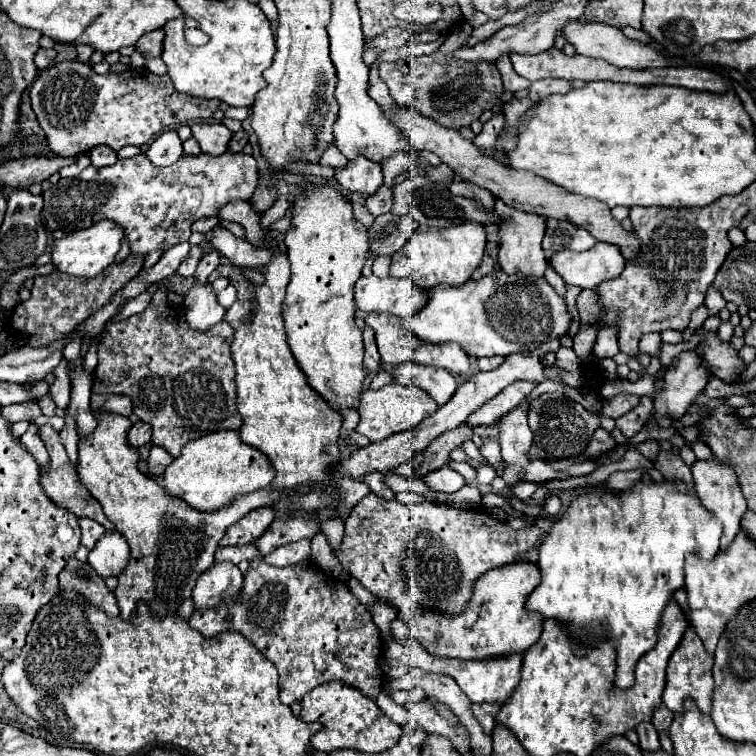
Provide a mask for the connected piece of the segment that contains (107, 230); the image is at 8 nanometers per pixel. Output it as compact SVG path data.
M97 221L89 229L75 231L71 235L65 235L63 239L57 239L51 249L51 255L53 255L51 263L63 273L69 273L73 277L91 279L91 277L99 275L101 271L105 271L105 267L109 267L115 261L123 239L125 239L125 231L121 231L121 227L117 227L117 223Z

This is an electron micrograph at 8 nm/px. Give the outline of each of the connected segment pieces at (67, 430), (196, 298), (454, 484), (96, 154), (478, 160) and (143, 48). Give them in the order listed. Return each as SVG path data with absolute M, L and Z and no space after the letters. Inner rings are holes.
M73 417L65 419L65 427L61 429L59 437L61 437L61 443L63 443L67 455L69 455L69 461L77 467L77 445L79 445L79 437L77 437L77 429L75 429Z
M193 283L191 291L185 295L185 319L195 331L209 331L209 327L223 321L225 309L217 305L217 297L211 291L211 285Z
M441 467L441 469L425 475L425 483L433 491L439 491L439 493L455 493L465 485L465 479L457 471L449 469L449 467Z
M97 145L95 149L91 149L91 161L97 167L113 165L117 161L117 153L109 145Z
M397 107L395 115L387 115L397 129L407 137L407 141L411 143L411 147L415 151L433 151L441 157L441 161L445 165L449 165L459 177L463 177L469 183L475 183L479 187L489 189L495 197L503 199L509 207L515 207L519 211L527 211L527 213L537 213L543 217L553 217L553 219L565 219L571 221L579 227L585 227L591 235L595 235L597 241L605 241L605 243L613 243L619 245L621 253L625 259L629 259L633 255L633 251L637 251L637 237L635 233L625 233L619 225L619 221L615 221L611 217L611 211L605 203L597 201L597 199L585 199L581 195L569 193L557 185L553 185L551 181L537 177L529 171L515 171L509 169L507 165L495 161L493 157L487 157L483 153L477 151L477 147L473 145L473 141L467 141L459 135L459 131L455 129L447 129L441 127L439 123L425 119L417 109L409 109L409 107Z
M157 29L157 31L145 33L145 35L137 41L135 49L139 49L145 59L151 59L151 57L159 57L159 55L161 55L161 49L163 49L161 43L163 43L163 31Z

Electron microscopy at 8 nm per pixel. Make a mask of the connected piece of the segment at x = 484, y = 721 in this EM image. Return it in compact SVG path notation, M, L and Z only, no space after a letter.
M483 703L483 705L475 705L475 707L471 707L471 711L473 711L475 719L479 721L479 725L483 727L485 735L491 735L491 733L493 733L493 727L495 727L495 717L497 717L499 709L501 709L501 707L499 707L497 703L495 703L495 705Z

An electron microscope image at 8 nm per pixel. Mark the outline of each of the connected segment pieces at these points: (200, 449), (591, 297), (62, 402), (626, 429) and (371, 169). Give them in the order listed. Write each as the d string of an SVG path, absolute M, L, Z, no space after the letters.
M217 431L213 435L189 441L183 447L181 455L165 469L163 483L169 495L183 499L197 511L211 513L227 507L241 495L265 489L271 483L273 475L275 471L269 459L265 459L261 451L241 443L237 431Z
M583 289L581 295L577 297L577 309L579 309L583 325L595 325L595 319L599 315L599 307L595 303L595 291Z
M66 359L54 369L55 382L49 388L49 394L54 400L56 406L61 409L67 408L70 402L70 380L66 371Z
M643 397L637 407L633 407L629 413L625 413L623 417L619 417L615 423L617 423L617 429L627 439L631 439L633 435L637 435L641 431L641 428L645 425L645 421L651 415L653 415L653 399L651 397Z
M357 155L357 159L347 161L345 167L335 169L335 179L347 191L365 191L373 195L383 183L383 173L379 163L365 159L365 155Z

